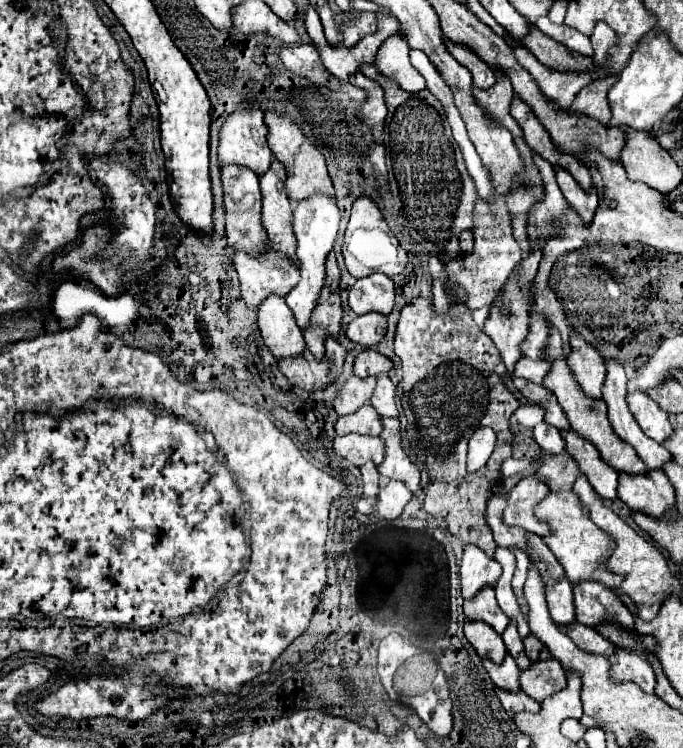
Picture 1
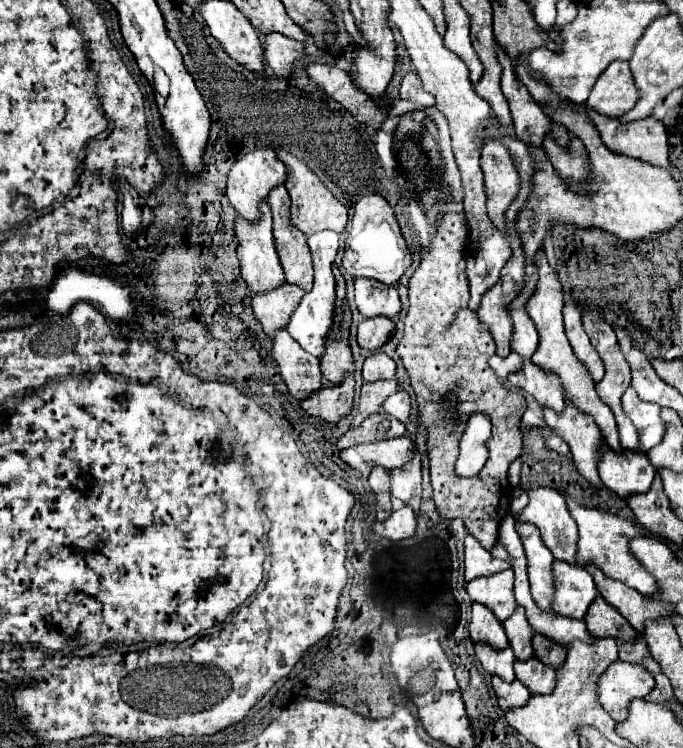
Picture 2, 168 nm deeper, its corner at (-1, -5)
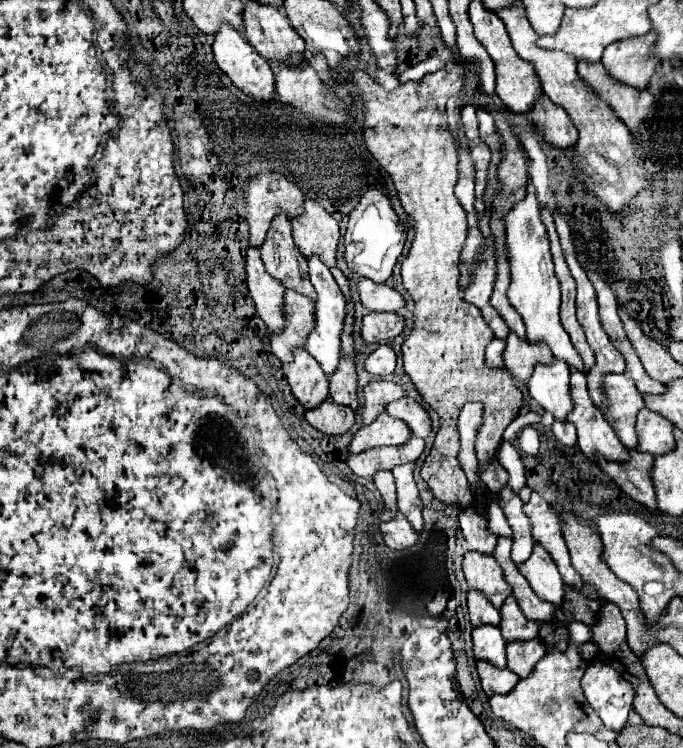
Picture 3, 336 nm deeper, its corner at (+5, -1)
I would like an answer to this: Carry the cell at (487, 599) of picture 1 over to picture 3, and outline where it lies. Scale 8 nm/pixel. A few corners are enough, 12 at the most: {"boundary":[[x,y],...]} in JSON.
{"boundary":[[471,551],[463,559],[469,589],[495,609],[511,595],[503,569],[491,555]]}

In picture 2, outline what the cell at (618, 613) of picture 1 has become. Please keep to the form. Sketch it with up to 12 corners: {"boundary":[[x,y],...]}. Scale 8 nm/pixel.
{"boundary":[[553,561],[553,611],[583,619],[597,597],[585,567]]}

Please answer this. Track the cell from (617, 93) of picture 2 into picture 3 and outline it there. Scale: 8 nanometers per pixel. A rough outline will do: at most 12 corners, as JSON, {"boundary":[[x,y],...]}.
{"boundary":[[653,31],[603,51],[605,71],[619,83],[647,89],[657,65]]}

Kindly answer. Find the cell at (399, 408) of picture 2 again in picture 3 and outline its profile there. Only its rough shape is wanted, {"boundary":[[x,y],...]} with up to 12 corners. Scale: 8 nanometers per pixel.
{"boundary":[[409,395],[389,403],[387,413],[405,421],[411,435],[431,431],[427,411]]}

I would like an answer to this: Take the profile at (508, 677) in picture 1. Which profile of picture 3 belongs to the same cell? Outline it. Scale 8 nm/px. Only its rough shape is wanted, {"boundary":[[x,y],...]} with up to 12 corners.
{"boundary":[[499,627],[473,629],[477,661],[505,669],[505,639]]}

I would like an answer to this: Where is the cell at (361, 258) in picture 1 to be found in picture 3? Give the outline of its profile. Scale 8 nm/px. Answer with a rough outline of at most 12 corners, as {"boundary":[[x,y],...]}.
{"boundary":[[381,191],[349,213],[345,263],[385,283],[405,227]]}

